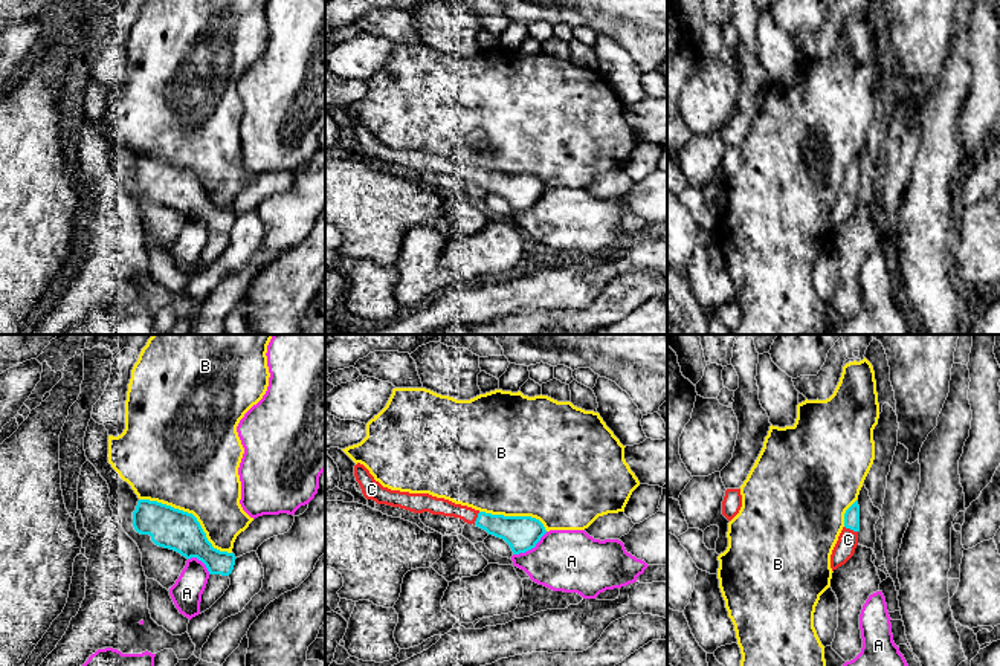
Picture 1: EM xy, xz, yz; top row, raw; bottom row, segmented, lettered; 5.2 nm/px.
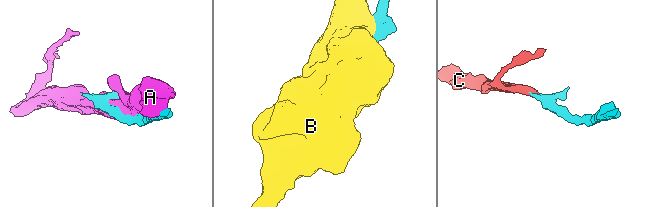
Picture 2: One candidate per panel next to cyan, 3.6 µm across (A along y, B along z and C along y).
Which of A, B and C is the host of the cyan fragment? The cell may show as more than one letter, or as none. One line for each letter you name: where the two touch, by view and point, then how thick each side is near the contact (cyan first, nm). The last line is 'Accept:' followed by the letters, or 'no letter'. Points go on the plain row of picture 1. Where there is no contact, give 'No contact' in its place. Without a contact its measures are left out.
C: Touches cyan at xz (477, 176). Thickness 180 nm (cyan) against 100 nm
Accept: C

